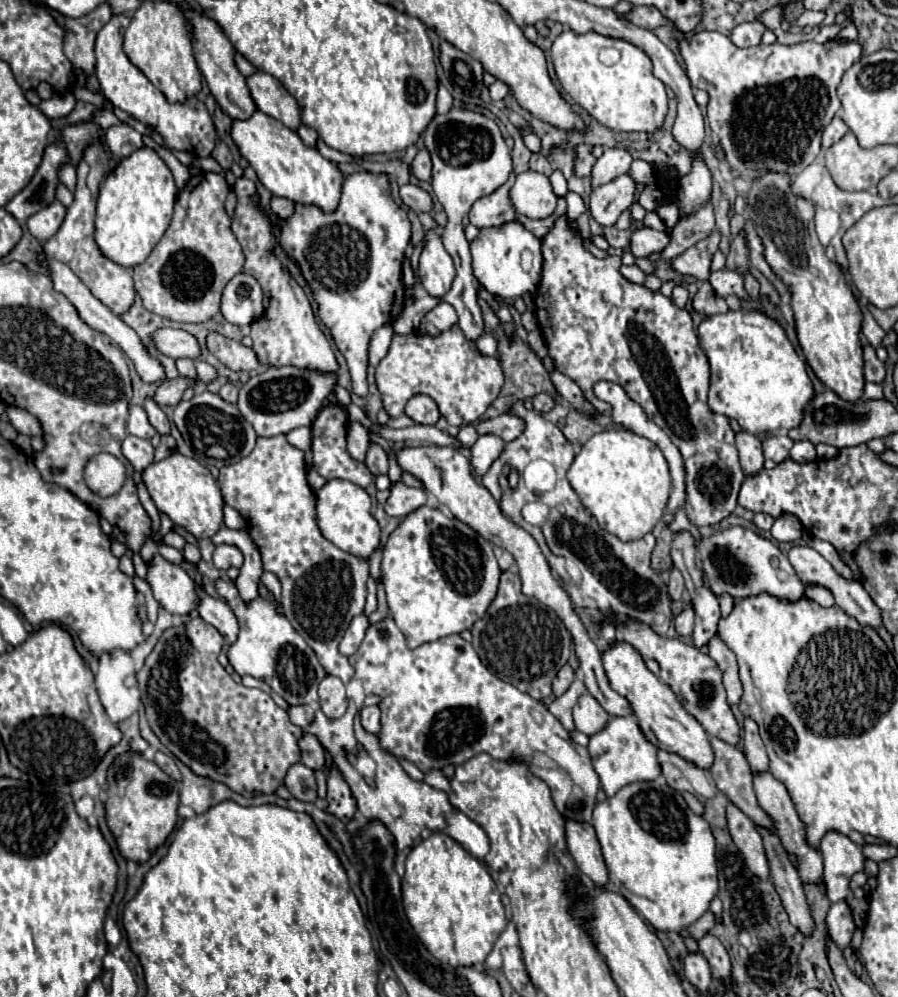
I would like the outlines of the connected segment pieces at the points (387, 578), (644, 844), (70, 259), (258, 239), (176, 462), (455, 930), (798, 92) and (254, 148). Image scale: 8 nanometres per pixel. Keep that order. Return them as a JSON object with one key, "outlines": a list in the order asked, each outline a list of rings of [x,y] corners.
{"outlines":[[[[427,505],[407,515],[399,523],[399,527],[391,533],[383,549],[381,577],[387,591],[389,613],[397,623],[397,627],[403,631],[407,645],[411,649],[417,649],[423,643],[431,643],[441,637],[471,629],[473,623],[483,617],[489,603],[495,599],[499,575],[501,575],[501,569],[493,555],[493,545],[487,539],[483,539],[465,523],[451,519],[443,511]]],[[[661,779],[631,783],[617,795],[595,805],[593,827],[609,869],[609,889],[625,897],[657,931],[681,931],[709,909],[711,899],[717,895],[715,839],[707,821],[687,807],[679,791]]],[[[95,145],[95,147],[87,147],[83,161],[77,167],[77,189],[75,189],[75,199],[71,203],[71,207],[67,209],[67,215],[59,227],[59,231],[47,239],[43,243],[43,251],[53,257],[59,259],[61,263],[65,263],[71,271],[75,271],[75,275],[89,287],[89,291],[105,305],[109,307],[115,315],[123,315],[131,309],[133,301],[135,301],[135,287],[133,287],[133,275],[131,269],[119,267],[115,263],[111,263],[109,259],[105,259],[103,255],[99,255],[99,247],[93,241],[93,221],[95,221],[95,199],[99,193],[99,185],[103,181],[103,177],[107,175],[107,161],[109,161],[111,153],[107,151],[105,145]]],[[[241,177],[237,179],[233,189],[237,195],[237,205],[235,205],[235,215],[231,219],[231,229],[245,253],[243,273],[253,275],[263,287],[263,293],[269,297],[269,307],[265,309],[263,317],[251,325],[253,351],[259,363],[275,365],[275,367],[293,365],[293,367],[317,369],[317,371],[337,371],[337,361],[331,351],[329,339],[315,323],[315,315],[303,287],[293,279],[289,269],[281,265],[279,257],[273,251],[275,237],[271,233],[271,221],[267,213],[259,207],[259,193],[255,183],[247,177]]],[[[171,453],[169,457],[151,463],[143,471],[143,483],[157,505],[161,513],[165,513],[173,525],[183,527],[191,535],[203,539],[203,537],[213,537],[215,531],[223,525],[223,497],[219,491],[217,481],[209,473],[207,467],[197,463],[191,457],[185,457],[181,453]]],[[[433,831],[411,849],[405,869],[403,909],[427,951],[453,967],[483,963],[507,925],[501,893],[485,865],[443,831]]],[[[711,31],[683,37],[677,41],[677,45],[685,61],[685,73],[691,85],[709,93],[707,117],[711,131],[719,137],[725,161],[731,169],[739,171],[739,175],[747,183],[755,181],[761,173],[769,171],[785,173],[793,179],[815,161],[815,157],[821,151],[821,133],[841,107],[835,91],[841,81],[841,75],[863,55],[861,43],[837,39],[831,39],[823,45],[815,41],[803,41],[795,45],[761,43],[749,49],[739,49],[731,43],[729,37]]],[[[255,111],[247,121],[233,121],[231,137],[237,143],[241,155],[251,163],[259,181],[275,195],[291,199],[293,203],[315,205],[323,213],[335,213],[341,199],[345,175],[335,163],[325,159],[315,147],[307,147],[301,137],[287,129],[277,119]]]]}

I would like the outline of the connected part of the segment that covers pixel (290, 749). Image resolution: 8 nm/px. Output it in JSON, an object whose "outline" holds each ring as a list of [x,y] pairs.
{"outline":[[[201,617],[179,627],[169,627],[159,637],[155,649],[145,659],[143,669],[137,673],[149,725],[161,743],[187,767],[191,767],[195,775],[221,781],[241,795],[275,793],[277,785],[283,783],[287,769],[299,761],[297,739],[303,735],[303,729],[289,721],[287,711],[277,707],[269,693],[235,683],[217,661],[221,649],[223,635]]]}

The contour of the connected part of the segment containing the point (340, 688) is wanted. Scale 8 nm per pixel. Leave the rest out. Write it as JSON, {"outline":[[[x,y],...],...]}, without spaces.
{"outline":[[[327,675],[319,683],[319,703],[321,703],[321,711],[327,717],[331,717],[331,719],[341,717],[347,709],[347,697],[345,697],[343,681],[333,677],[333,675]]]}

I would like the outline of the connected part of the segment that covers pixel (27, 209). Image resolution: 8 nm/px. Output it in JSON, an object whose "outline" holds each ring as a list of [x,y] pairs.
{"outline":[[[55,141],[55,145],[49,145],[45,149],[43,161],[35,171],[31,183],[19,195],[15,195],[11,203],[7,203],[5,207],[17,221],[31,217],[33,213],[47,207],[51,199],[55,199],[55,187],[59,181],[57,169],[61,167],[61,163],[69,163],[69,157],[63,143]]]}

